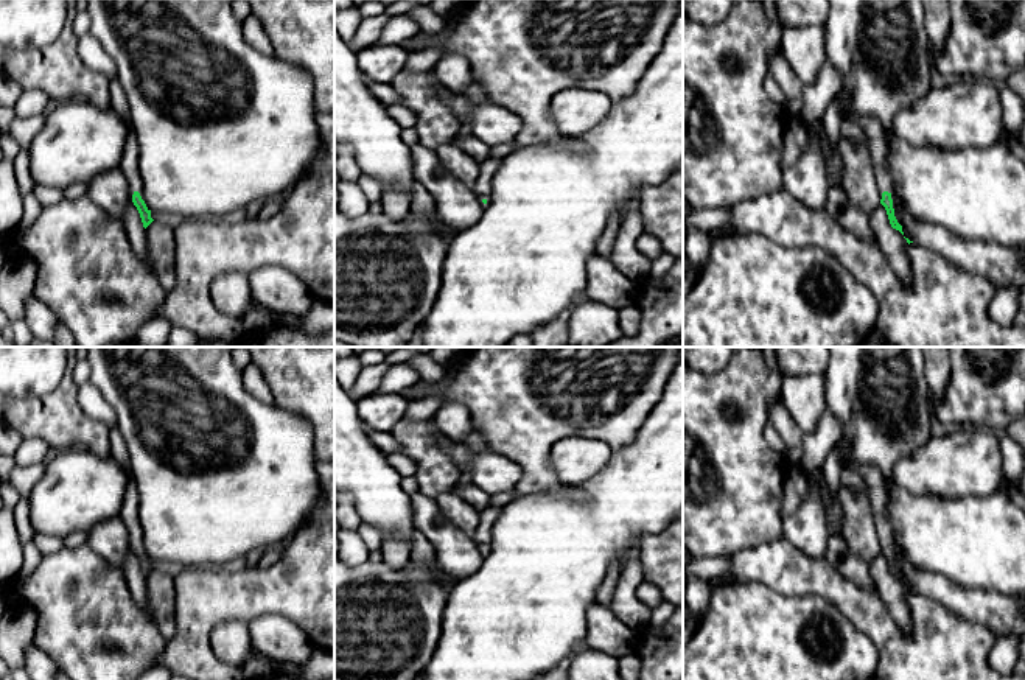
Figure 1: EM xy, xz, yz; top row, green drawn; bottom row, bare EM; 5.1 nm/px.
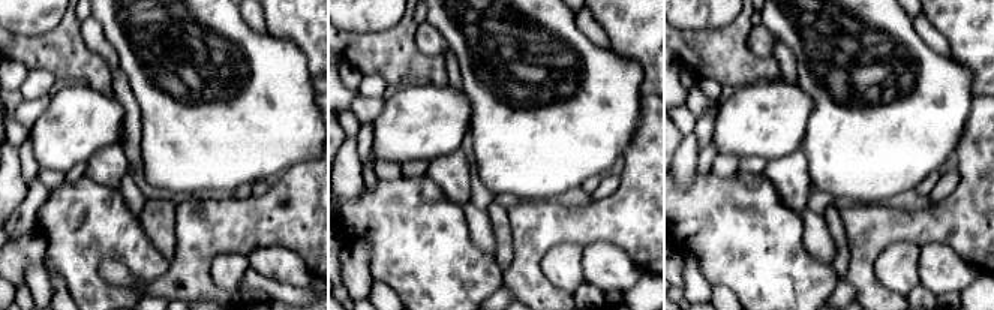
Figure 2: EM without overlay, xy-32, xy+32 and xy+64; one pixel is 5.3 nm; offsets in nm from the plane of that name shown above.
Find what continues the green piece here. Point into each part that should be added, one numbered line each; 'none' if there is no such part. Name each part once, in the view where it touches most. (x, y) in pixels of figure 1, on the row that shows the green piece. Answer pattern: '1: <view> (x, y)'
1: yz (874, 133)

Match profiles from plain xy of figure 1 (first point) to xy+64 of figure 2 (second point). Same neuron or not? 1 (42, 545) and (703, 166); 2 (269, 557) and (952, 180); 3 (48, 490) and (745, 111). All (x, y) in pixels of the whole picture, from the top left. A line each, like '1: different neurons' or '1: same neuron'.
1: different neurons
2: same neuron
3: same neuron

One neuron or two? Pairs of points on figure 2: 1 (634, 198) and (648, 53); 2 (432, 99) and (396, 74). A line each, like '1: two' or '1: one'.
1: two
2: two

